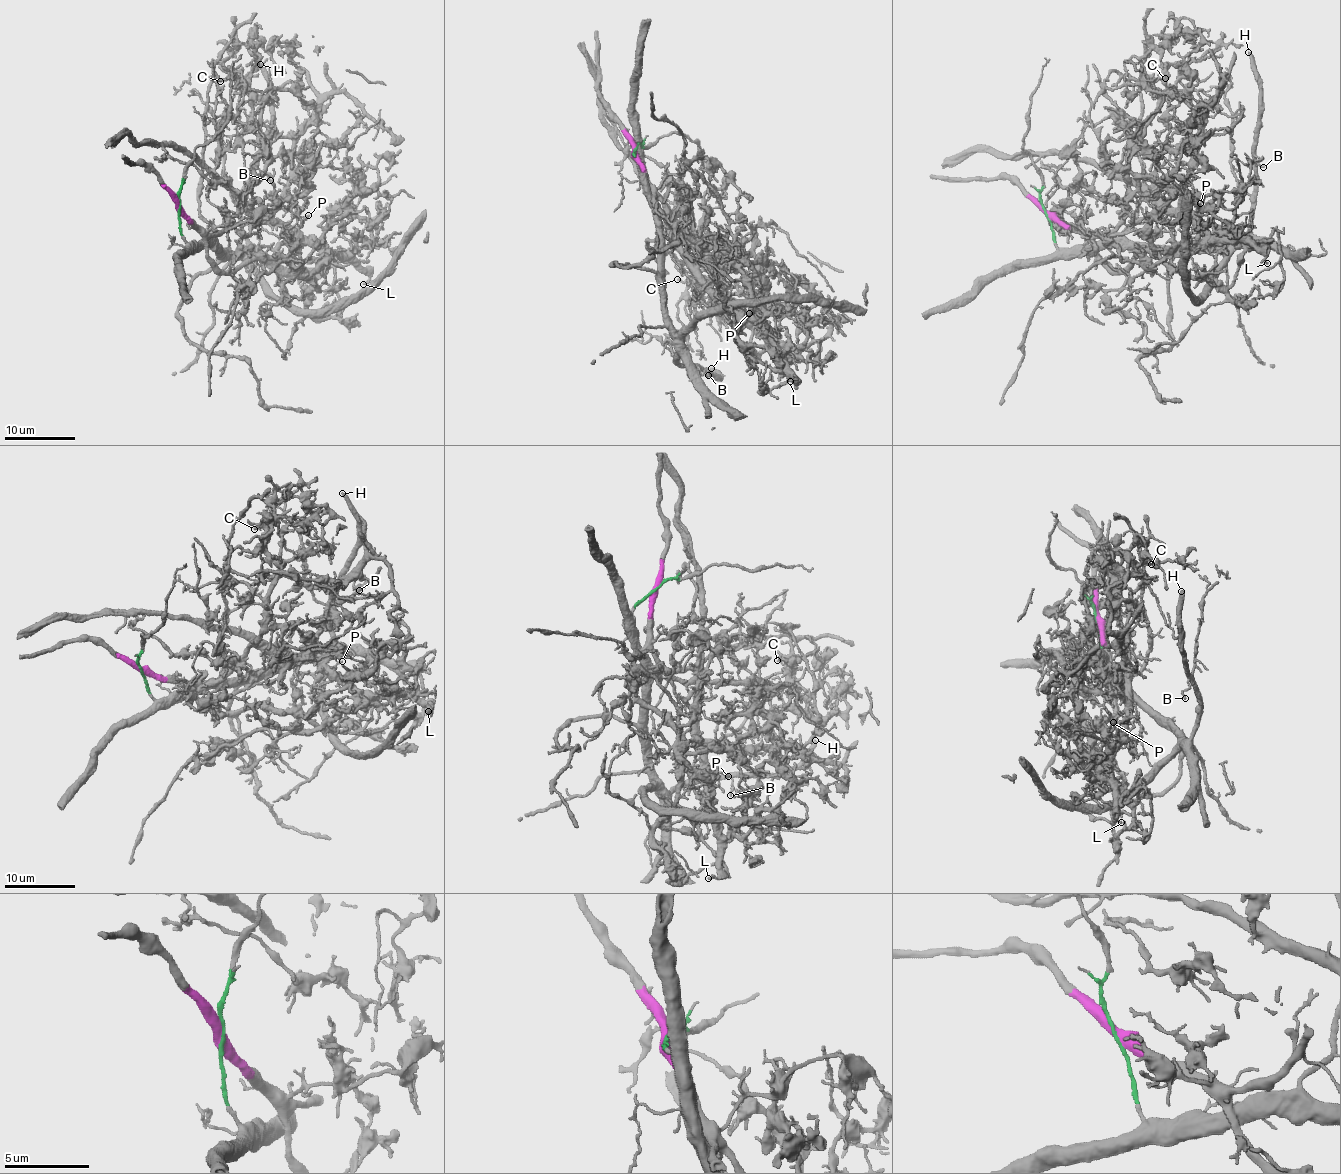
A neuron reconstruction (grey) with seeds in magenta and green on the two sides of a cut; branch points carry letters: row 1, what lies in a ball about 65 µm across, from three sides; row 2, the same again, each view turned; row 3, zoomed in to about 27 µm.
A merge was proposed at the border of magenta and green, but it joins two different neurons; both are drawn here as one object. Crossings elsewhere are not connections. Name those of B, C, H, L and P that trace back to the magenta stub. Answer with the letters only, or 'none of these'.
C, L, P

